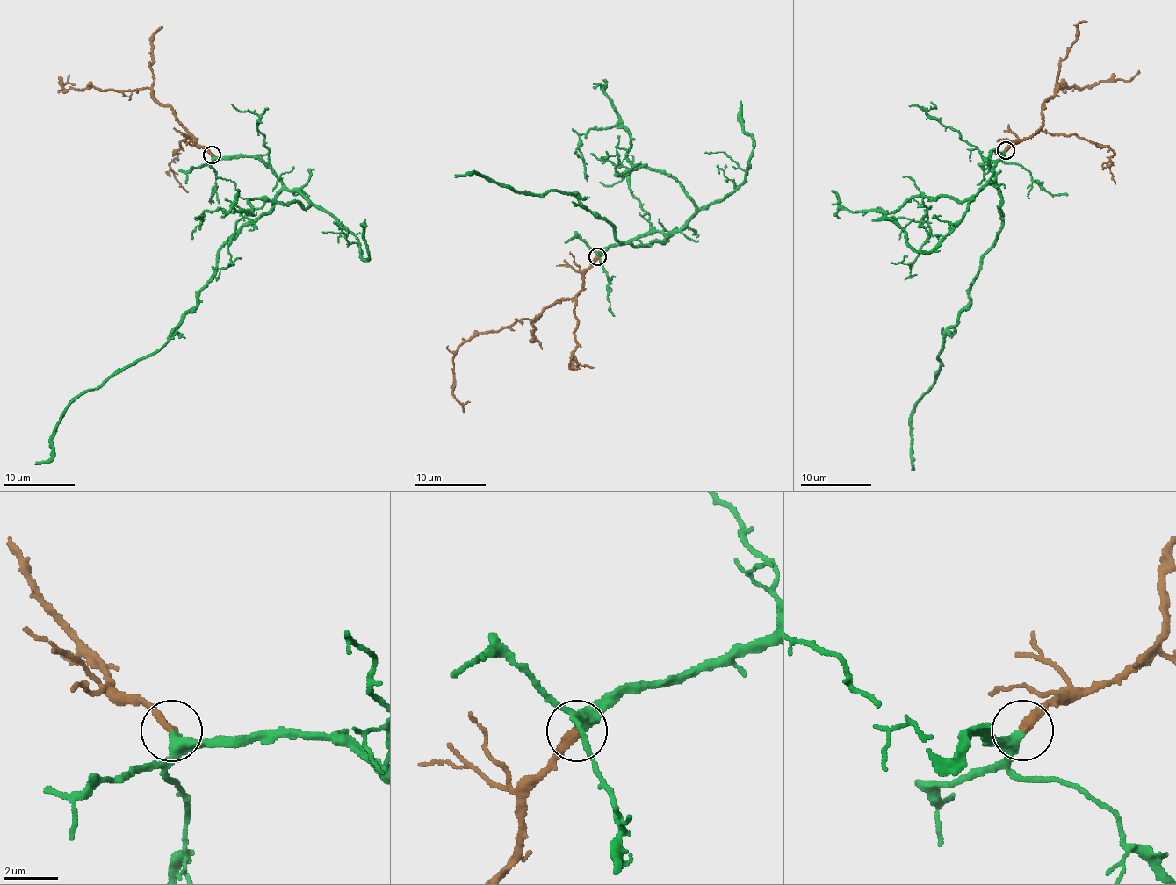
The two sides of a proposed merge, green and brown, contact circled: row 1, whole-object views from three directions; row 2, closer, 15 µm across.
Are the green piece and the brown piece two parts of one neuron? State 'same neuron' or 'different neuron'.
same neuron

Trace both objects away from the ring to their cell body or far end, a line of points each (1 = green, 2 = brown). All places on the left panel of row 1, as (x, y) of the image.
1: (212, 155), (261, 160), (282, 183), (274, 206), (222, 247), (171, 336), (72, 402), (53, 455), (34, 464)
2: (212, 155), (198, 145), (173, 111), (154, 97), (149, 89), (70, 89), (59, 82), (63, 84), (68, 75)

